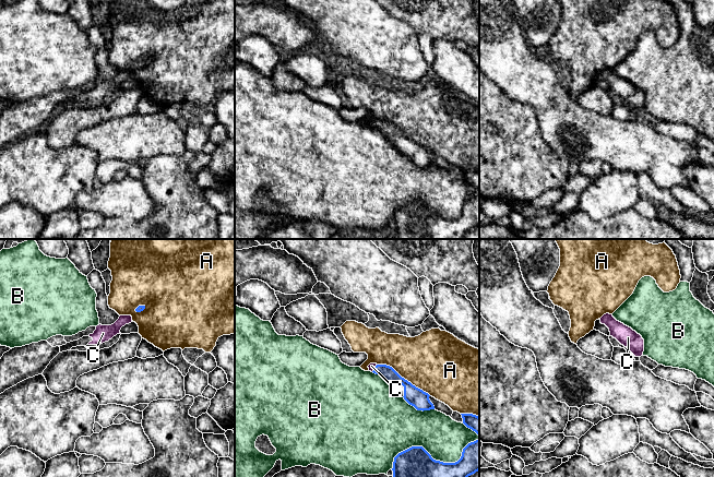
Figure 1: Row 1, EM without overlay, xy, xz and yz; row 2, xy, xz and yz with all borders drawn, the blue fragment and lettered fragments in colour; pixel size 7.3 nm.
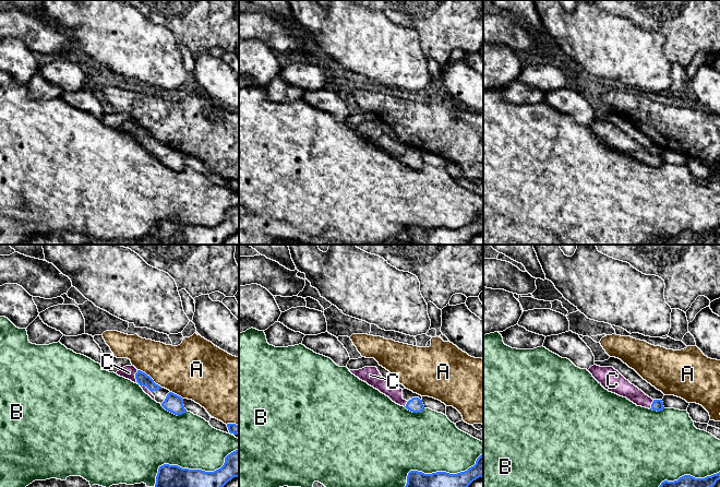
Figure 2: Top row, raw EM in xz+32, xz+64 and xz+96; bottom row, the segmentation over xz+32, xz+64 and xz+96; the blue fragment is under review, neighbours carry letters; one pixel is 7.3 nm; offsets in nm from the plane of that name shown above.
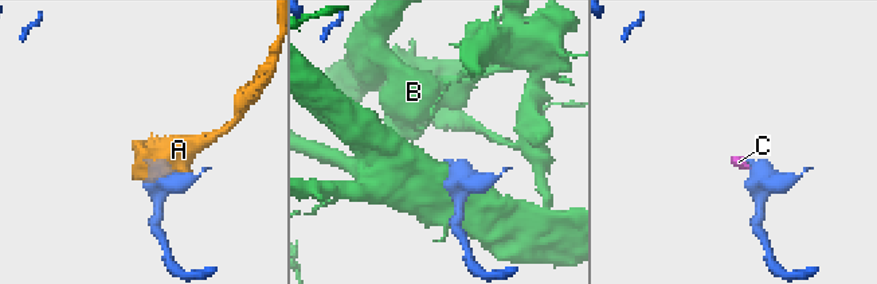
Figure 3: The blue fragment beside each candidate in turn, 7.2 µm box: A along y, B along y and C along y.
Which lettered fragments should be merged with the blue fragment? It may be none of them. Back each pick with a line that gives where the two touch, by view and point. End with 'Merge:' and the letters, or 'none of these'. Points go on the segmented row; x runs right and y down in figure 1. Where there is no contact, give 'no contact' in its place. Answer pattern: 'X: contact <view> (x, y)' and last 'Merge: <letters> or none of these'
C: contact xz (375, 368)
Merge: C

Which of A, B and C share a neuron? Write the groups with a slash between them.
A / B / C

